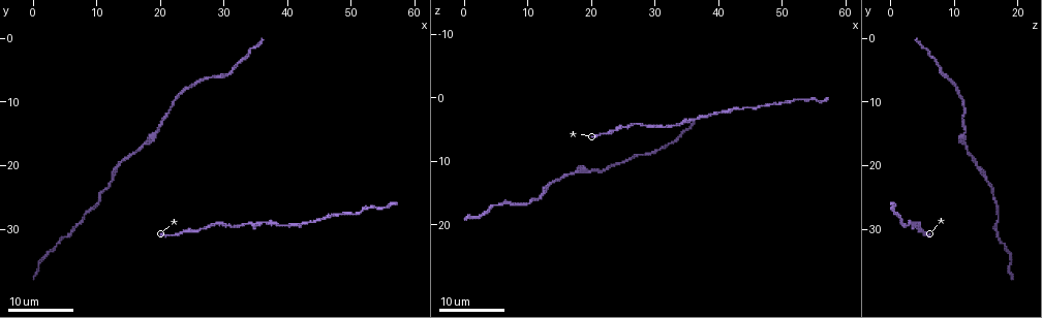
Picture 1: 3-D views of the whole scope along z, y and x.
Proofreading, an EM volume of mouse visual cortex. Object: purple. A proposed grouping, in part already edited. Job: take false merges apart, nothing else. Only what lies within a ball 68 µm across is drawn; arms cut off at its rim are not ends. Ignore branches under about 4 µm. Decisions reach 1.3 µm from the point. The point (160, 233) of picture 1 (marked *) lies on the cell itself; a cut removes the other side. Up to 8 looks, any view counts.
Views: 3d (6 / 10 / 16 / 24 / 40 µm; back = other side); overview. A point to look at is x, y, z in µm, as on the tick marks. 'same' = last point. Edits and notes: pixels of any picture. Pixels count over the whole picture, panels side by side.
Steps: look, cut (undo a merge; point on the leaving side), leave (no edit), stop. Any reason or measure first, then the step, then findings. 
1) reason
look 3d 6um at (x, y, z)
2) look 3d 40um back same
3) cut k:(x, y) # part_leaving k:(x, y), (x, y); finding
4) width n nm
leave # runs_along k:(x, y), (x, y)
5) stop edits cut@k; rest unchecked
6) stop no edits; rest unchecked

sudden change in width
look 3d 24um at (26.5, 6.0, 9.5)

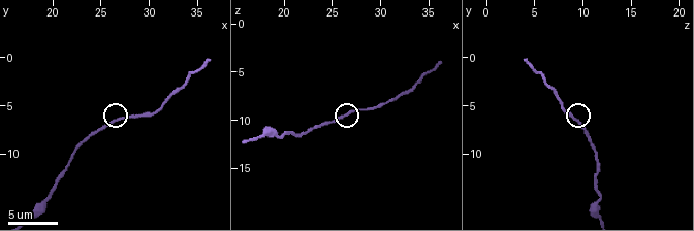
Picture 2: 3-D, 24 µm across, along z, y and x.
look 3d 10um at (26.4, 6.4, 9.4)

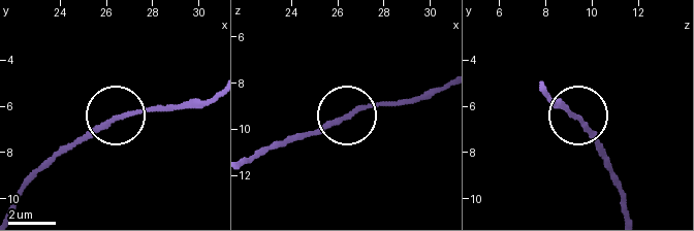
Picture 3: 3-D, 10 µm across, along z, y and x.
leave # runs_along 3:(17, 192), (118, 117), (168, 109); one cell here

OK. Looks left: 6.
look 3d 16um at (12.5, 22.0, 15.0)

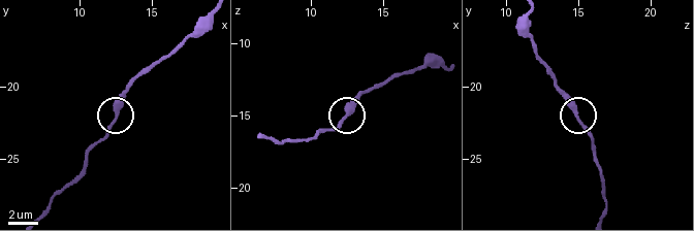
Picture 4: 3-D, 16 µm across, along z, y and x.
look 3d 6um at (12.6, 22.4, 15.0)

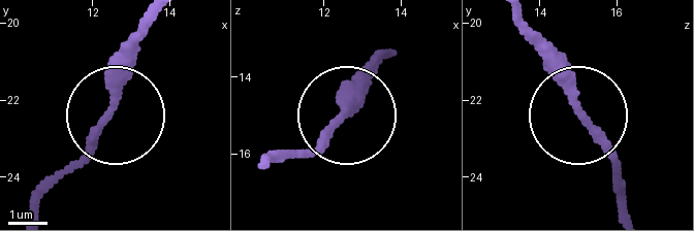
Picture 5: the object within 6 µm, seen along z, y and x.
side_arm 22 um
leave # all the same cell

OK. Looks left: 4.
side arm on a straight run
look 3d 16um at (34.0, 29.0, 4.0)

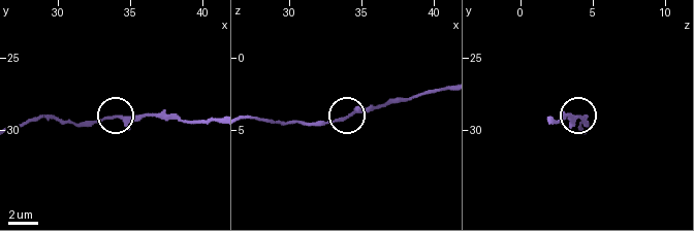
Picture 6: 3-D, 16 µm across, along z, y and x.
closer look
look 3d 10um at (34.2, 29.2, 4.0)

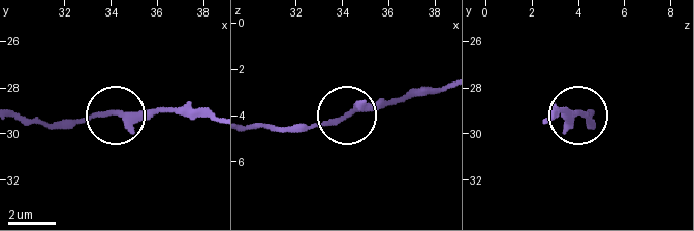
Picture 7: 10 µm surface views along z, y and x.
leave # runs_along 7:(20, 117), (67, 127), (102, 114), (190, 108); all the same cell

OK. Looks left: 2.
calibre changes
look 3d 16um at (40.0, 29.0, 2.0)

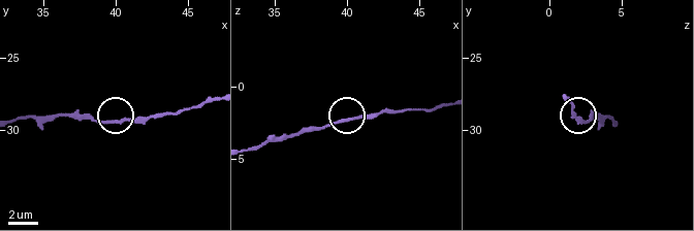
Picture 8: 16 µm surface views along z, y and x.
look 3d 10um at (40.0, 29.4, 2.4)

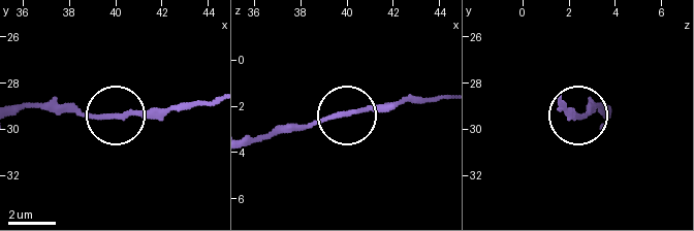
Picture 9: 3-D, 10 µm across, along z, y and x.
leave # runs_along 9:(22, 104), (82, 116), (186, 110); all the same cell

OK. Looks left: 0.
stop no edits; rest unchecked

